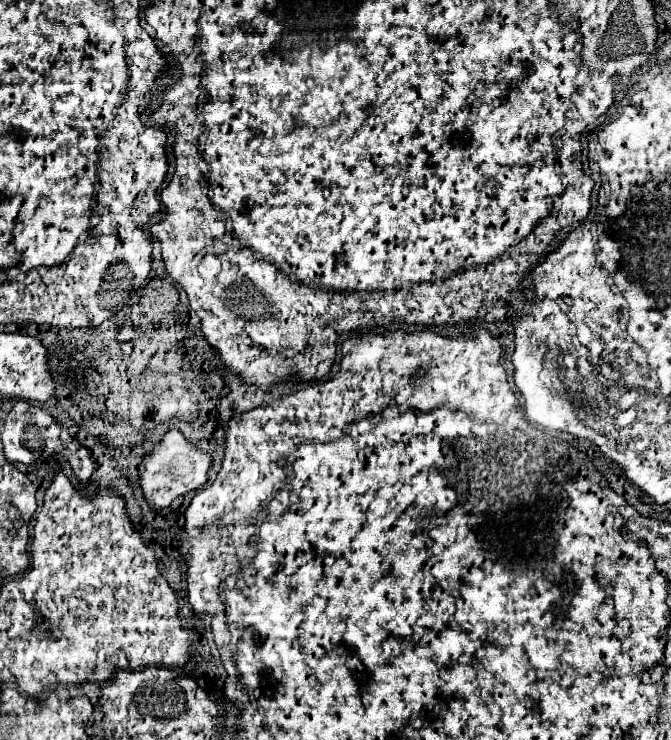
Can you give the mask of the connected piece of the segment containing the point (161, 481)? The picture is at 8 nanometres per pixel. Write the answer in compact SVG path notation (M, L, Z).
M171 429L163 437L161 445L149 457L143 459L143 471L141 471L139 479L141 479L145 499L157 511L169 507L173 503L173 499L177 499L179 495L205 485L209 479L207 473L209 473L211 465L213 465L211 451L205 451L205 449L197 447L195 443L187 441L179 429Z

